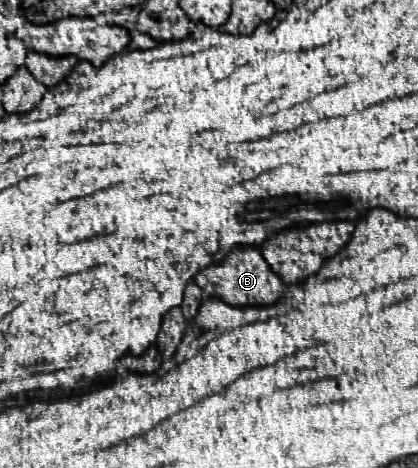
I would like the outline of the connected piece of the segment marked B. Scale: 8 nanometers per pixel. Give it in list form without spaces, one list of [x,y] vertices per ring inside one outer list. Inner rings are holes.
[[[243,248],[237,252],[231,252],[227,260],[219,266],[207,268],[197,276],[197,286],[201,288],[205,298],[219,298],[221,302],[235,306],[235,308],[247,308],[257,304],[275,304],[279,298],[279,292],[283,288],[281,278],[271,270],[269,262],[257,248]]]

